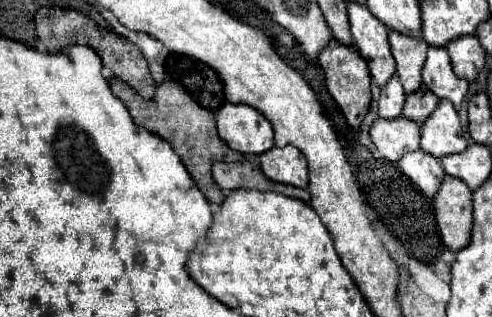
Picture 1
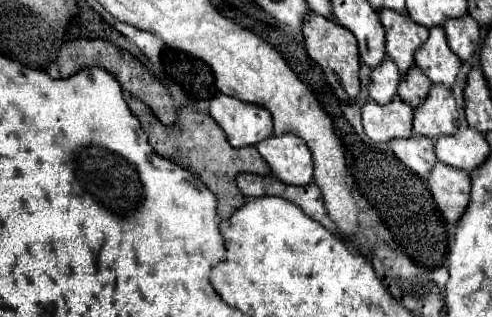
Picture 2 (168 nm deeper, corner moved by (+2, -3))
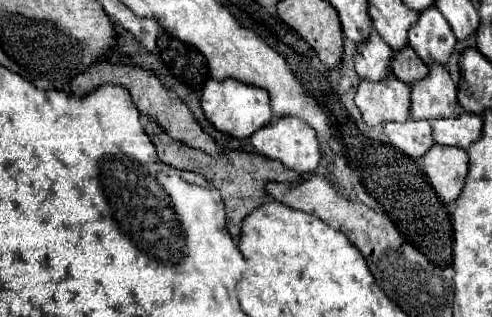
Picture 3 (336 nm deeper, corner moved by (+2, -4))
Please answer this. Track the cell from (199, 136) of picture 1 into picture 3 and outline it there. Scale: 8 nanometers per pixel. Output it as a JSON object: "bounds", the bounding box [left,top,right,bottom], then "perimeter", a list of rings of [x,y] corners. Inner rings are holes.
{"bounds":[146,122,300,238],"perimeter":[[[148,122],[146,134],[154,142],[160,162],[164,162],[164,164],[168,164],[172,168],[178,168],[178,170],[196,172],[196,174],[204,176],[208,182],[212,182],[222,192],[222,198],[226,202],[228,232],[232,234],[232,238],[238,238],[240,224],[242,224],[244,216],[248,216],[252,210],[256,210],[258,206],[264,204],[264,200],[266,200],[266,192],[264,192],[266,182],[272,182],[272,180],[274,182],[298,182],[300,180],[300,174],[296,174],[296,172],[280,166],[276,160],[268,160],[266,156],[260,156],[260,154],[254,154],[254,152],[246,152],[246,150],[224,150],[222,156],[210,156],[210,154],[202,152],[202,150],[194,150],[194,148],[182,144],[182,142],[172,140],[154,122]]]}

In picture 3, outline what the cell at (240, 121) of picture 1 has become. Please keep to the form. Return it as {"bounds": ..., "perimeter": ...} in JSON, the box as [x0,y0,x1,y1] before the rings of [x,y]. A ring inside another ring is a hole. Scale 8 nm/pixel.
{"bounds":[202,80,272,138],"perimeter":[[[208,80],[202,90],[202,110],[220,132],[226,132],[234,138],[250,138],[256,130],[266,128],[272,122],[268,92],[238,80]]]}

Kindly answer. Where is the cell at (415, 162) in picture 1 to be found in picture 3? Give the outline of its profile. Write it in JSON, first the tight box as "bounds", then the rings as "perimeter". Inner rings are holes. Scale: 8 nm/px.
{"bounds":[384,120,434,160],"perimeter":[[[408,120],[402,124],[390,122],[384,126],[384,132],[390,144],[408,154],[412,160],[424,158],[424,154],[434,146],[430,122],[416,122],[416,120]]]}

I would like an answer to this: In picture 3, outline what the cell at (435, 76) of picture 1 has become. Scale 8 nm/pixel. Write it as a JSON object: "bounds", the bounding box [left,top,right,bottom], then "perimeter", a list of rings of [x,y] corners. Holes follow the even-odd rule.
{"bounds":[408,6,456,66],"perimeter":[[[436,6],[420,14],[420,22],[416,22],[416,26],[412,26],[408,34],[408,42],[426,66],[428,64],[446,66],[456,46],[456,38],[446,18],[436,10]]]}

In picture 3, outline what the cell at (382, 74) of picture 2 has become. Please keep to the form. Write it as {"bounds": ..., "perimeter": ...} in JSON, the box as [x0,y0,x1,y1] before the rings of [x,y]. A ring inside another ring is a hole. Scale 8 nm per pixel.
{"bounds":[354,32,392,82],"perimeter":[[[370,32],[370,38],[358,44],[358,54],[354,58],[356,72],[368,82],[380,82],[392,74],[392,48],[388,48],[376,32]]]}

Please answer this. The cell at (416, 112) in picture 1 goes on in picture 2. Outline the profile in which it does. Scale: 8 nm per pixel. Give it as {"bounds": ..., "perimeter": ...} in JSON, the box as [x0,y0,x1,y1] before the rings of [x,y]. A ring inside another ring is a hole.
{"bounds":[398,65,432,107],"perimeter":[[[412,65],[398,85],[398,95],[404,97],[404,101],[408,105],[418,107],[424,101],[424,97],[428,95],[430,85],[432,83],[428,81],[428,77],[424,77],[424,73],[420,73],[420,69],[416,65]]]}

